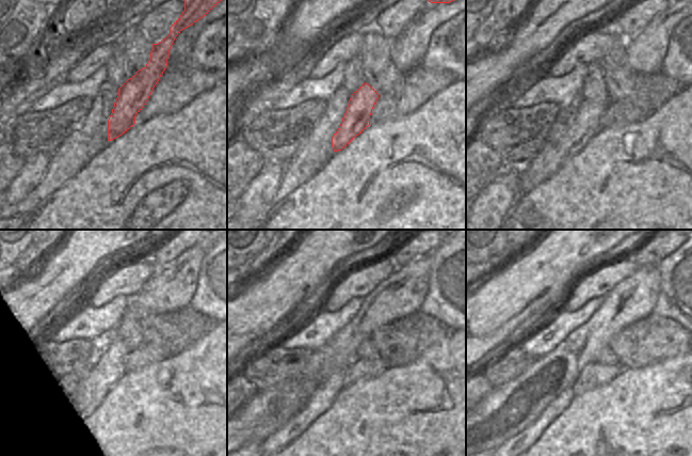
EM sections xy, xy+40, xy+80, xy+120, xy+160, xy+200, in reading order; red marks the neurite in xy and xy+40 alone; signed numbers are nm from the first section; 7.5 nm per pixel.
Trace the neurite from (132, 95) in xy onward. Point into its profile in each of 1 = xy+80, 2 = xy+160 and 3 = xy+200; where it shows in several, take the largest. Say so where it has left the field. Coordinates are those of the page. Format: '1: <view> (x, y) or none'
1: xy+80 (586, 123)
2: xy+160 (322, 398)
3: xy+200 (524, 440)

